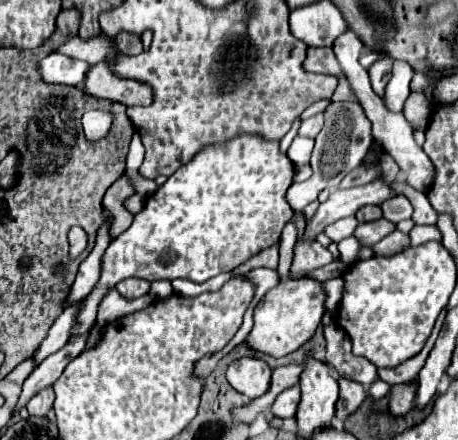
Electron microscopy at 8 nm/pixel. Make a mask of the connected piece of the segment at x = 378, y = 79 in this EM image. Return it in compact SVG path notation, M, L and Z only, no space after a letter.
M379 52L379 60L373 62L373 66L369 68L371 86L373 86L373 90L375 90L379 96L383 96L385 84L387 84L387 80L391 78L391 64L393 64L391 56L385 56L385 54Z

